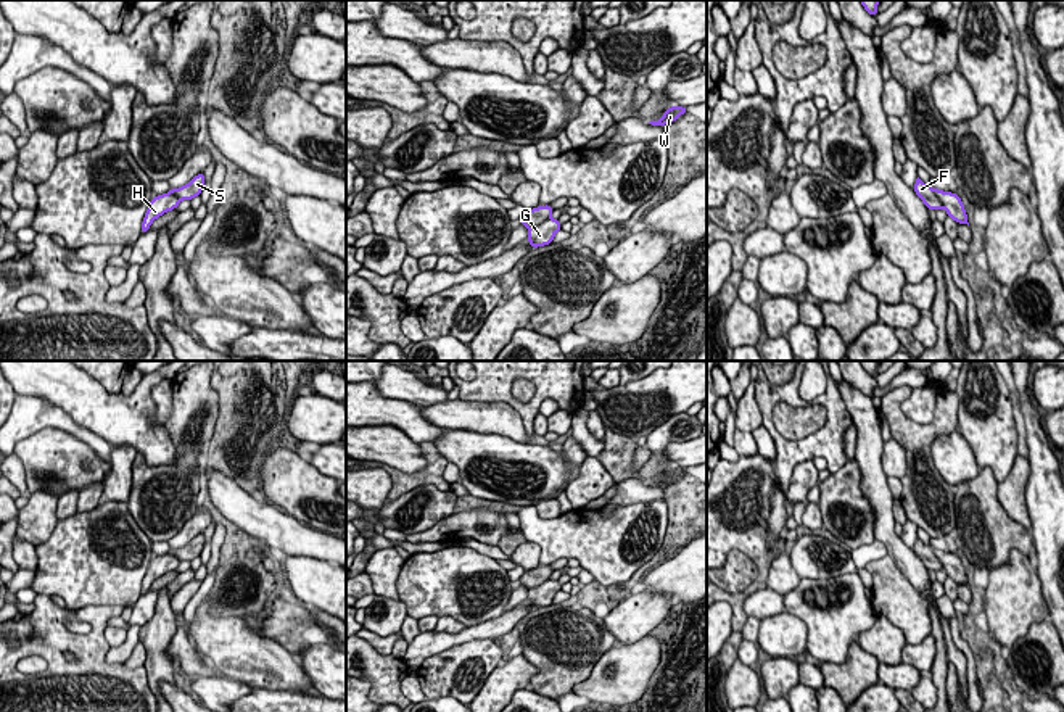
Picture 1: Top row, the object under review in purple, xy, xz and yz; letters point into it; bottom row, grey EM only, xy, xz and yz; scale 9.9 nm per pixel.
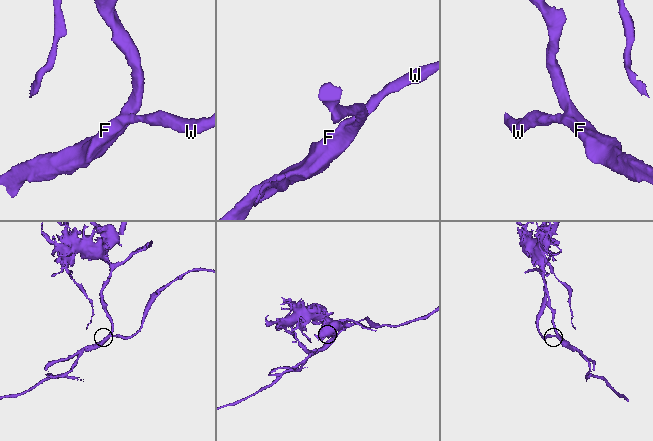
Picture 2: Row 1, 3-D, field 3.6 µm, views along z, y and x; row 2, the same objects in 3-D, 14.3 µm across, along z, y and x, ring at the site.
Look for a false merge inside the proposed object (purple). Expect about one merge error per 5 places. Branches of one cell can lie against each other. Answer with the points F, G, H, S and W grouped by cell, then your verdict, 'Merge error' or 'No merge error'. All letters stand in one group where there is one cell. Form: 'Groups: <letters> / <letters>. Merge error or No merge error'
Groups: F G H S W. No merge error

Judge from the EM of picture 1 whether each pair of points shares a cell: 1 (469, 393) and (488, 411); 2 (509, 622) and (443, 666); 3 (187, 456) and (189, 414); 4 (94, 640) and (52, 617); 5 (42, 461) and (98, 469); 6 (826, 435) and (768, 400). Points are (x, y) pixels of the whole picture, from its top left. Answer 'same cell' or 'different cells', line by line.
1: different cells
2: different cells
3: same cell
4: same cell
5: same cell
6: same cell

